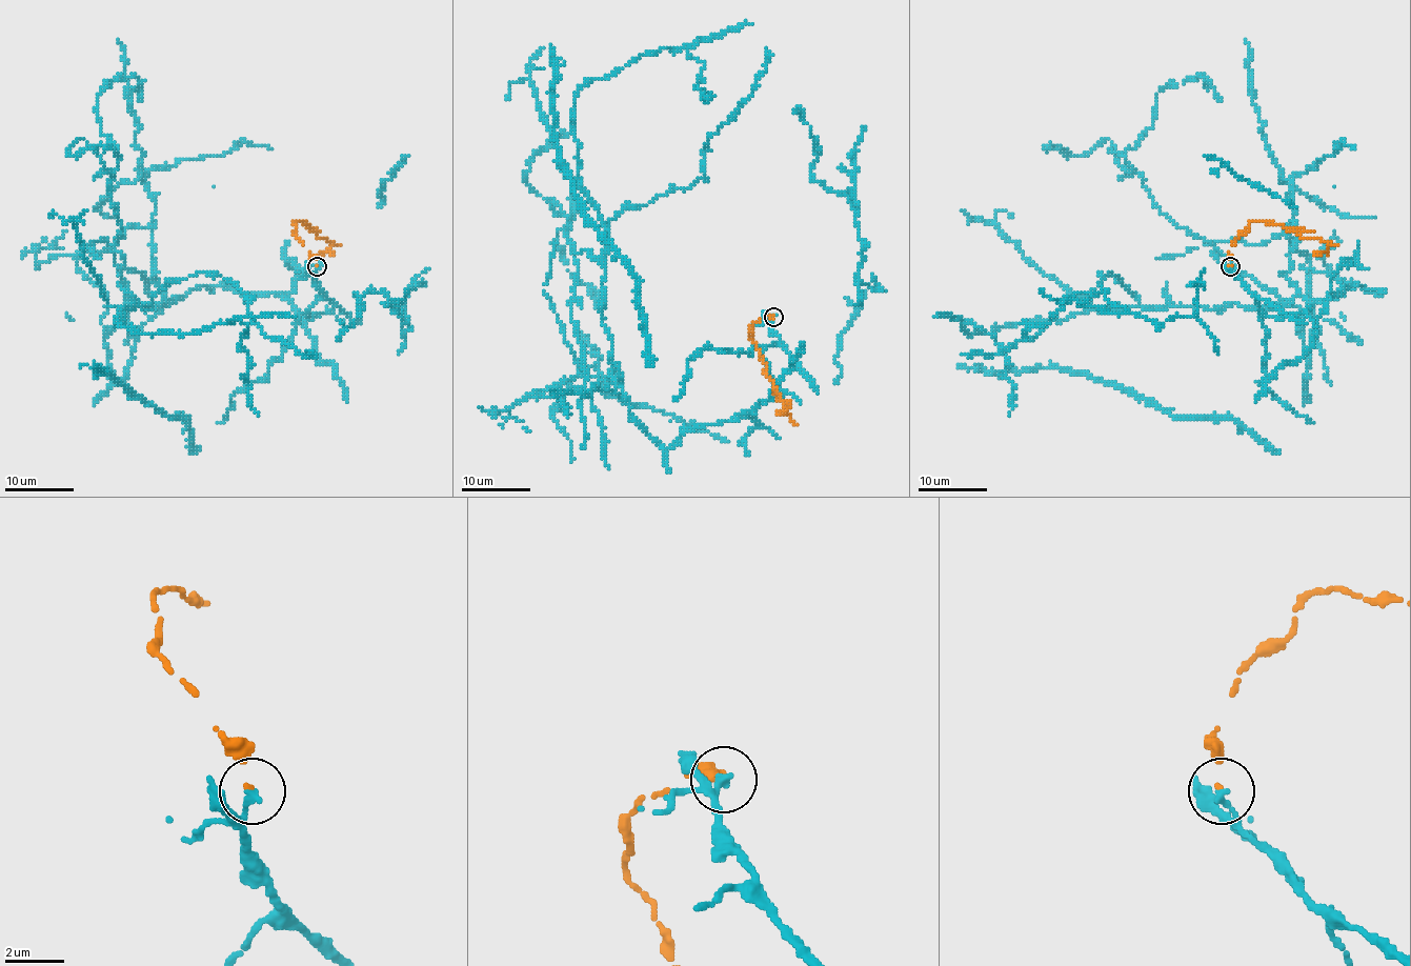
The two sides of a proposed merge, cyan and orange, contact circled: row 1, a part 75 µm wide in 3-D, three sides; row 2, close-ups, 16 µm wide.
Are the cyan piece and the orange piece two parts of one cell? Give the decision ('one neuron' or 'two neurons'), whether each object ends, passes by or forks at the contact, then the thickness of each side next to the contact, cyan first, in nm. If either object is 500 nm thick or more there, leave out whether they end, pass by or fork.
two neurons | cyan ends | orange ends | 280/110 nm

